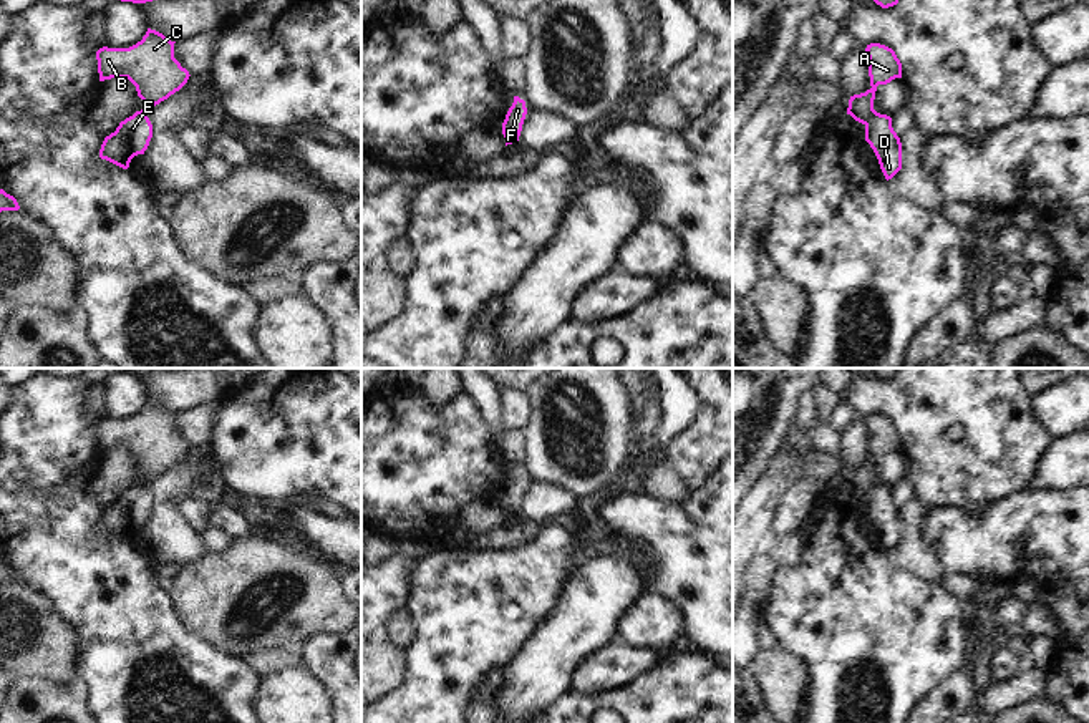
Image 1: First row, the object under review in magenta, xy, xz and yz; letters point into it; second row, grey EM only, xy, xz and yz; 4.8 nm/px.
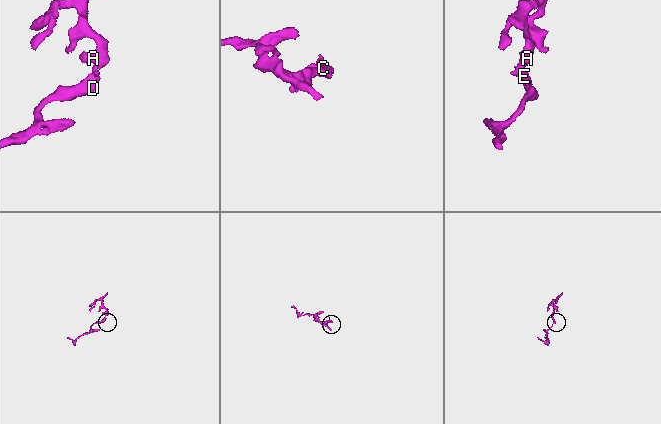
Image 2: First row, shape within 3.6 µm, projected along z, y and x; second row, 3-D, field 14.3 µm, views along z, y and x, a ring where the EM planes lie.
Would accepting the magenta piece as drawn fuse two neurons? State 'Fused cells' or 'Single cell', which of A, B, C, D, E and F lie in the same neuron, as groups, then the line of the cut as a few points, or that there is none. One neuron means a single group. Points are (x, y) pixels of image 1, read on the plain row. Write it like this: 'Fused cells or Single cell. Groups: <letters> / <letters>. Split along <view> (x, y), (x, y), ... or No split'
Fused cells. Groups: A B C F / D E. Split along yz (876, 483), (866, 496).

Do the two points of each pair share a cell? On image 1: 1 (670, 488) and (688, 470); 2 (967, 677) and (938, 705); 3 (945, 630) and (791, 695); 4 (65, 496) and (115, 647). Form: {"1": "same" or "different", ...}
{"1": "different", "2": "same", "3": "different", "4": "same"}

